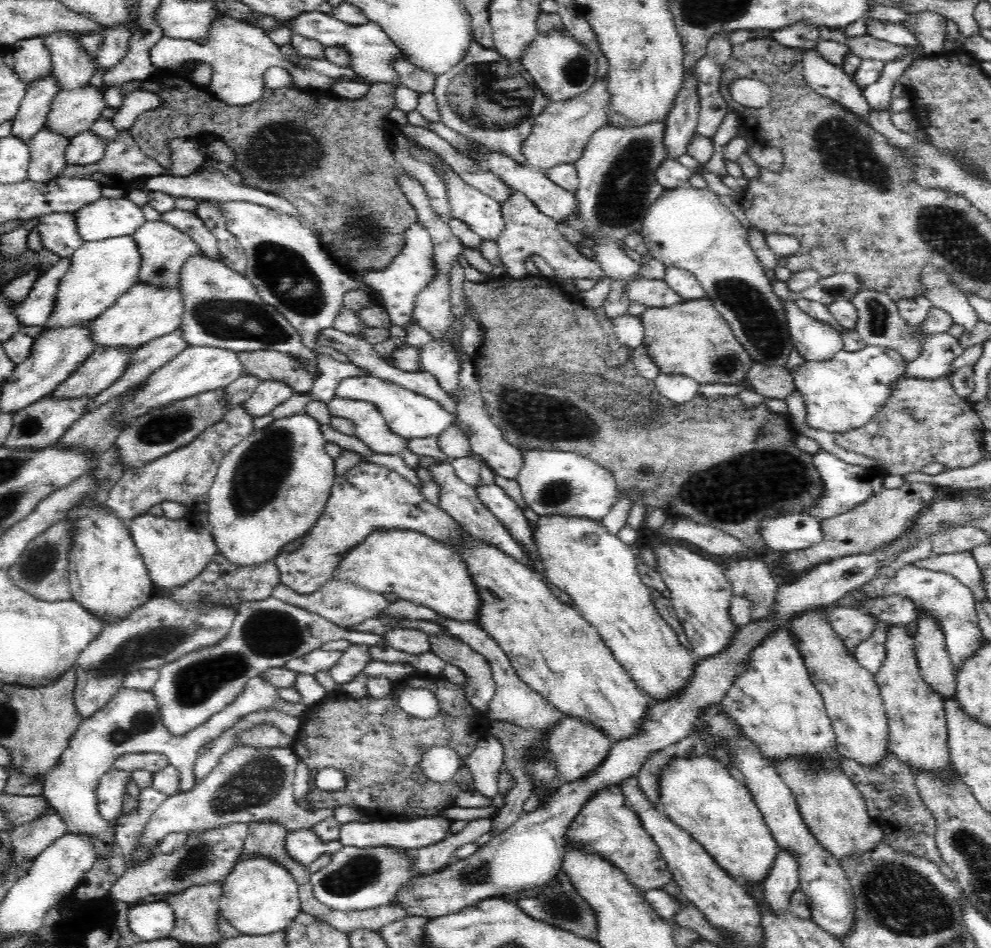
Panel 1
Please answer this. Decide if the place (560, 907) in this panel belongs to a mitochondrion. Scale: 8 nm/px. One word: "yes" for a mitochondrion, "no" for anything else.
yes

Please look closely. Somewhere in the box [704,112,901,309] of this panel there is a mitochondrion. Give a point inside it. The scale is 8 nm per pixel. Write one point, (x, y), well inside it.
(844, 151)

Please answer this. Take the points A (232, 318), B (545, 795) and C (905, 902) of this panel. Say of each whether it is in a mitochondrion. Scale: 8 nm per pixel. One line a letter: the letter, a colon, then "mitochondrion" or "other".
A: mitochondrion
B: other
C: mitochondrion

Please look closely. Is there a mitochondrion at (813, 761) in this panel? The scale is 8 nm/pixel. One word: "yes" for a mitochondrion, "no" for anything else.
no

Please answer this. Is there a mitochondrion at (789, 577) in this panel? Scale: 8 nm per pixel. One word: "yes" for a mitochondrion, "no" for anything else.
no

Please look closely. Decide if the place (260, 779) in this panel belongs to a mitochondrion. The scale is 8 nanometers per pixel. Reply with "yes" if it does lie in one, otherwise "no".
yes

